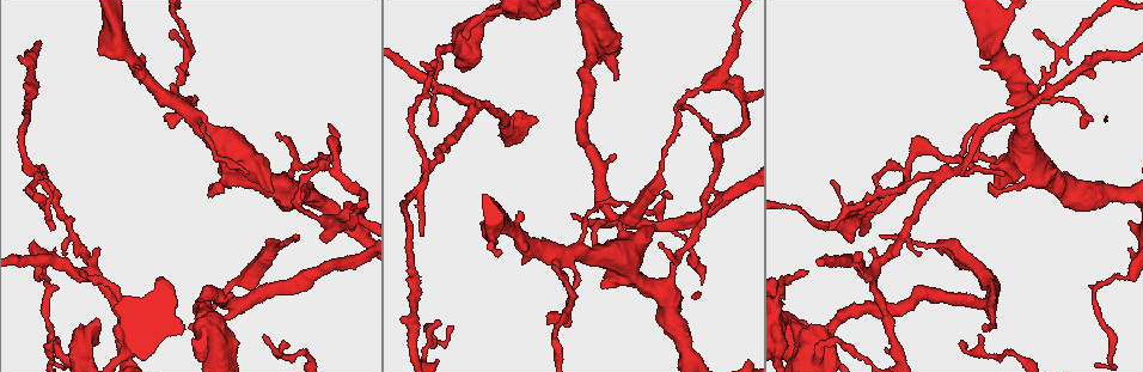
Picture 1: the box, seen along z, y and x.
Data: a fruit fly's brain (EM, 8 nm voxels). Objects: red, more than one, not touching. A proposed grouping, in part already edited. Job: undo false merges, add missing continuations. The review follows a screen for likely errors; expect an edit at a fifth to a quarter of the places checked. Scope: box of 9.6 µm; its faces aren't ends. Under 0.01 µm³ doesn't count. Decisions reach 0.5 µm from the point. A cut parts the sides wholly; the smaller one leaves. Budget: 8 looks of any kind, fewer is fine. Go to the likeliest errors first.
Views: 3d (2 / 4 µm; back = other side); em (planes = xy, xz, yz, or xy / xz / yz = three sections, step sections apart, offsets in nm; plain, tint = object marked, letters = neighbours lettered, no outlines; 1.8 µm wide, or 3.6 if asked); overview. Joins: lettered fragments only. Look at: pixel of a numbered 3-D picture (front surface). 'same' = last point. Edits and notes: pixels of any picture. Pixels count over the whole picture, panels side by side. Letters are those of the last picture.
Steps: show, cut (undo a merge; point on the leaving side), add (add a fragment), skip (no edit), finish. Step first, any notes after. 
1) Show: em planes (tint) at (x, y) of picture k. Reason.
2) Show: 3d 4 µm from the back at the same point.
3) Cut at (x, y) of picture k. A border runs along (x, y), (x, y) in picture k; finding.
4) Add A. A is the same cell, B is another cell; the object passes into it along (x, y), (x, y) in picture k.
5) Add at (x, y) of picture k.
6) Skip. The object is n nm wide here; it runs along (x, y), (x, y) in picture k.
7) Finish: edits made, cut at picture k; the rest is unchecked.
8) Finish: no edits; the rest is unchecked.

Show: 3d 4 µm at (425, 170) of picture 1. Side arm on a straight run.

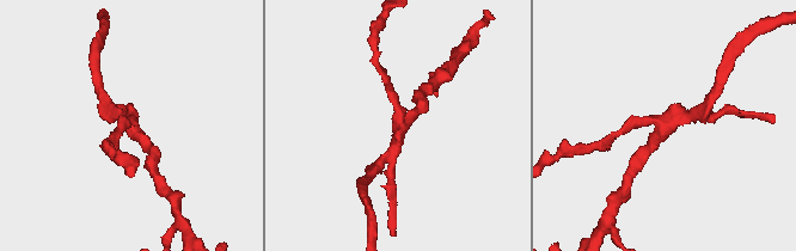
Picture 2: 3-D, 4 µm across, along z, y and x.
Show: em 3.6 µm xy step 4 (tint) at (401, 126) of picture 2. 3 arms meet here.

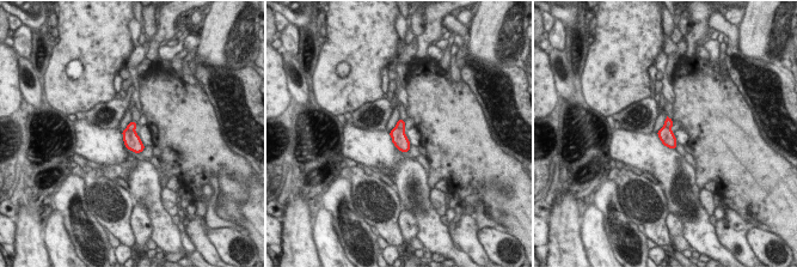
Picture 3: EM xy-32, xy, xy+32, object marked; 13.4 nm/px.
Show: em 3.6 µm planes (letters) at the same point. Cut it another way.

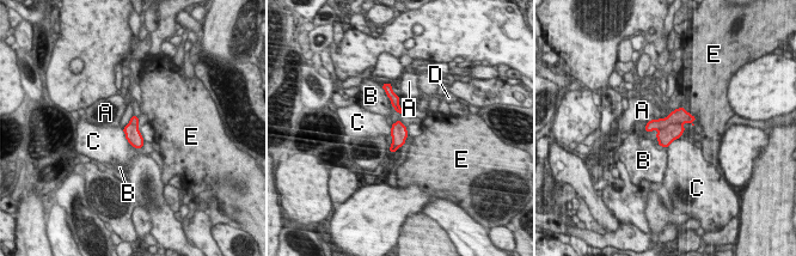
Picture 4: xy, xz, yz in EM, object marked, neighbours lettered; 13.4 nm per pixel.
Cut at (678, 116) of picture 4. The object is 200 nm wide here; A, B, C, D and E are other cells; a border runs along (681, 122), (668, 125), (659, 130) in picture 4; a second neuron is stuck on.

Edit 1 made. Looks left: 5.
Show: em 3.6 µm planes (letters) at (630, 268) of picture 1. Thick turns thin.

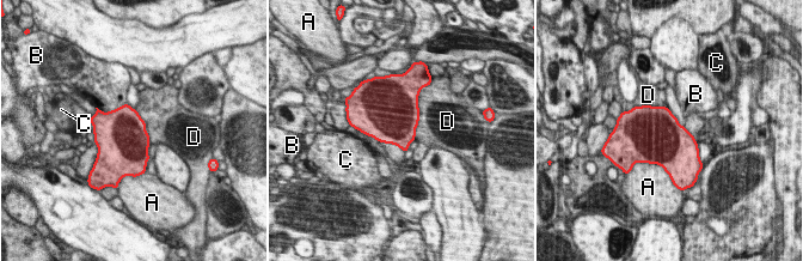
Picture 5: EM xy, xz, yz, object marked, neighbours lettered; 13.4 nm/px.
Skip. A, B, C and D are other cells; one neuron here.

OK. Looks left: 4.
Show: em xz step 4 (tint) at (852, 220) of picture 1. Branch point.

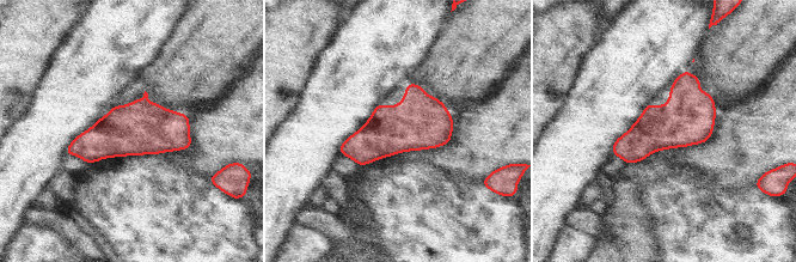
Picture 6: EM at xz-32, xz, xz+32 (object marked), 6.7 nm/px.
Show: em planes (tint) at the same point.

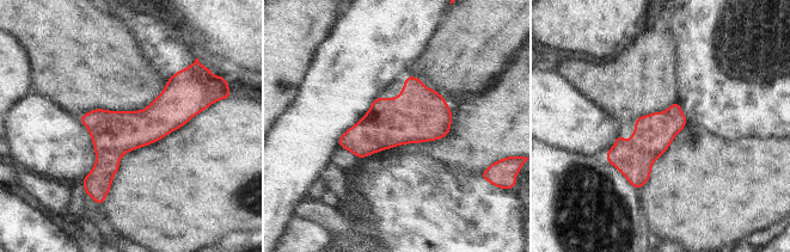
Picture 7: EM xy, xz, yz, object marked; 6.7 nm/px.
Show: em planes (letters) at the same point.

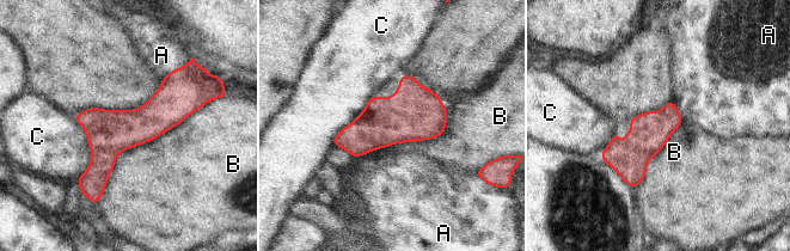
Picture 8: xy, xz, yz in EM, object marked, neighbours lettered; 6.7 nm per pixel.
Skip. A, B and C are other cells; it runs along (194, 106), (134, 127), (80, 179) in picture 8; all the same neuron.

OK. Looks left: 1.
Finish: edits made, cut at picture 4; the rest is unchecked.

